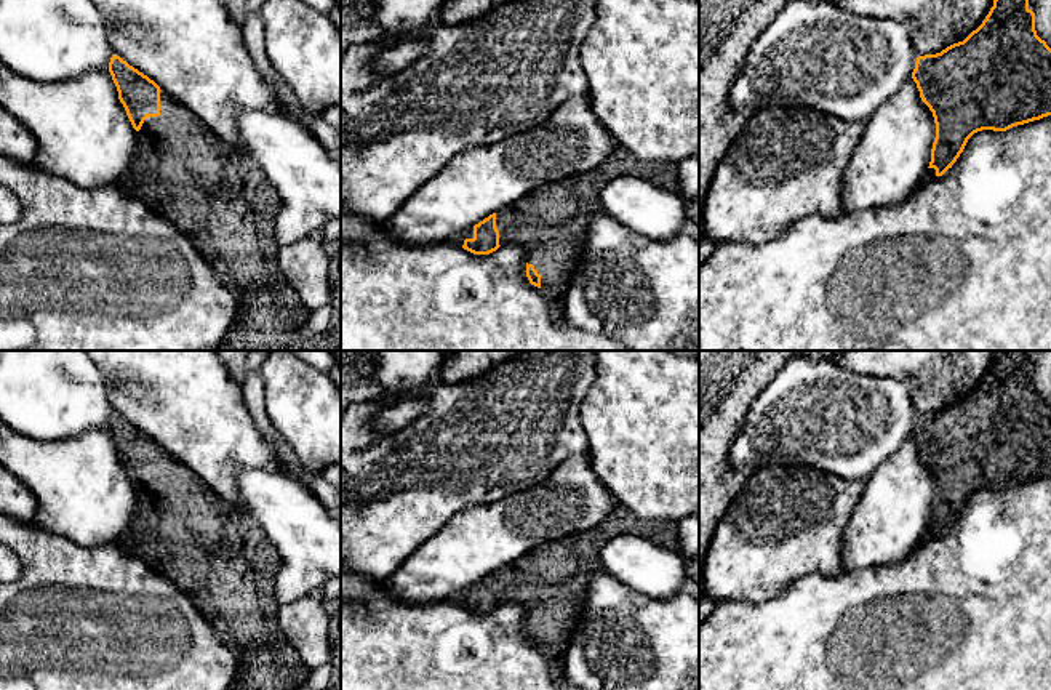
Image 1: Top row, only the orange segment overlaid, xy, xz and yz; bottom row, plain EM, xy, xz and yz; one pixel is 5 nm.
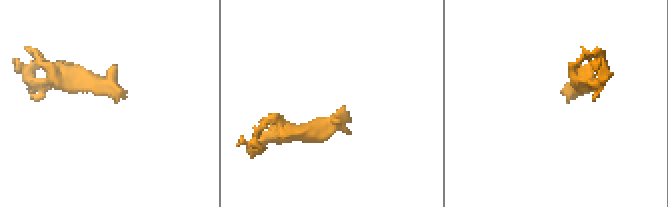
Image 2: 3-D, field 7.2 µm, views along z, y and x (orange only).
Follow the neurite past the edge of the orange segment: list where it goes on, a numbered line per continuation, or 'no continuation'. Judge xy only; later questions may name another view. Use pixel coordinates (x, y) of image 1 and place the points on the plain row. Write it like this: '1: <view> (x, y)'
1: xy (218, 554)

